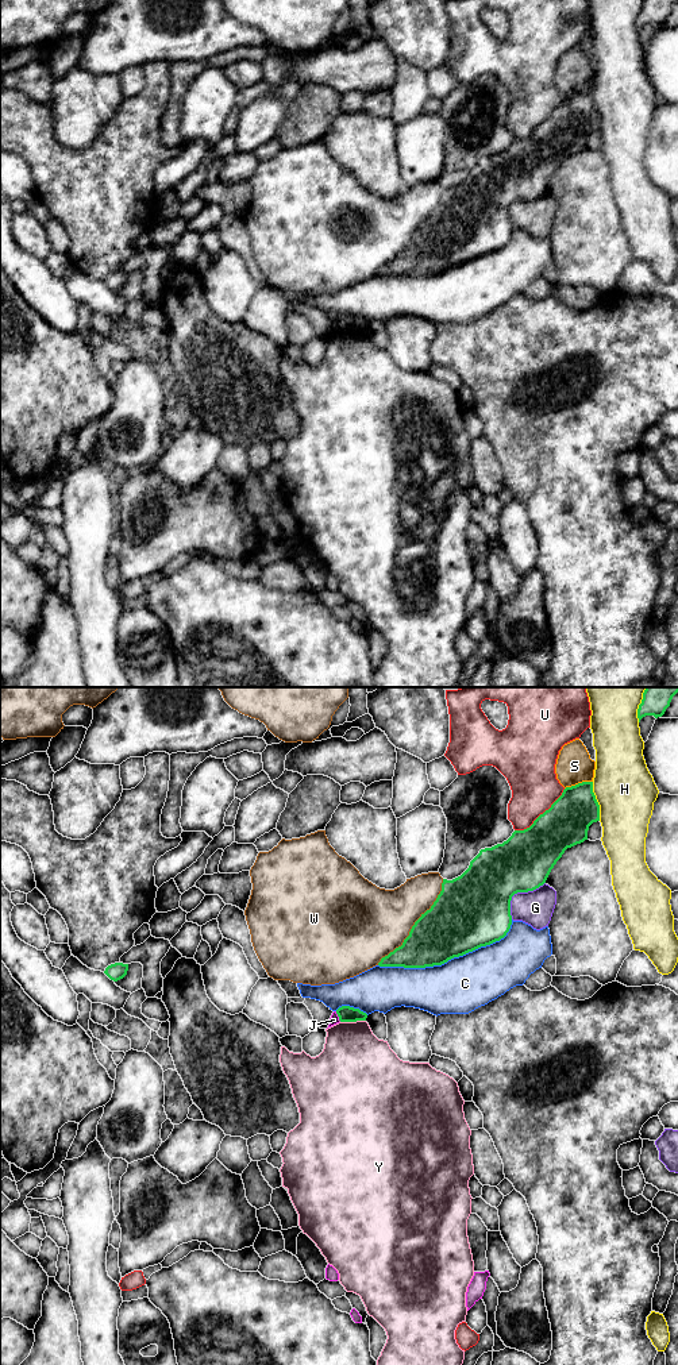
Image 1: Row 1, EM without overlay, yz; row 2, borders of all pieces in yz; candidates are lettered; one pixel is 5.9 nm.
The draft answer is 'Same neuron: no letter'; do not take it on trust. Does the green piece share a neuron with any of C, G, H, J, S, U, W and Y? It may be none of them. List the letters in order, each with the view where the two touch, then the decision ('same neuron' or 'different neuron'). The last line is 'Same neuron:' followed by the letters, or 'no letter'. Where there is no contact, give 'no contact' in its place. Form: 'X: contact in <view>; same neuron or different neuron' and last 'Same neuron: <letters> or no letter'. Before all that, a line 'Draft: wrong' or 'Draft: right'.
Draft: right
C: contact in yz; different neuron
G: contact in yz; different neuron
H: contact in yz; different neuron
J: contact in yz; different neuron
S: contact in yz; different neuron
U: contact in yz; different neuron
W: contact in yz; different neuron
Y: contact in yz; different neuron
Same neuron: no letter

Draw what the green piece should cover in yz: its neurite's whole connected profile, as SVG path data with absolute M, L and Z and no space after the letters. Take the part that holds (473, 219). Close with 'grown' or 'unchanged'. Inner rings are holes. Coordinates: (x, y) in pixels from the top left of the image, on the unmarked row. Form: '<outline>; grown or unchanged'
M593 90L566 96L548 119L524 139L515 139L502 153L481 158L469 177L452 189L443 188L436 209L412 235L402 254L378 271L380 275L425 277L442 274L506 244L512 234L511 209L517 201L543 194L567 157L588 149L588 139L600 130Z; unchanged

